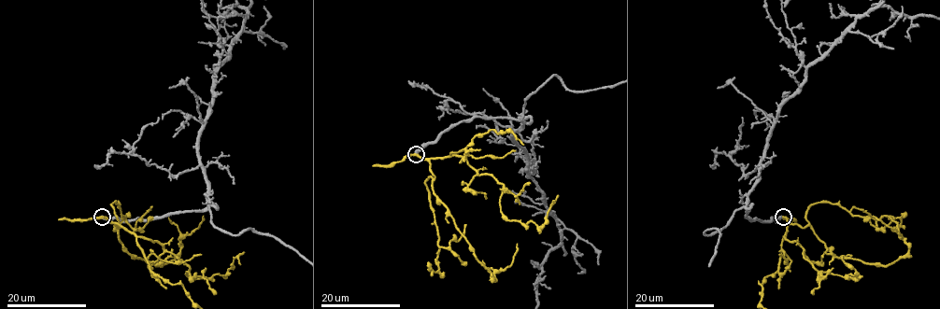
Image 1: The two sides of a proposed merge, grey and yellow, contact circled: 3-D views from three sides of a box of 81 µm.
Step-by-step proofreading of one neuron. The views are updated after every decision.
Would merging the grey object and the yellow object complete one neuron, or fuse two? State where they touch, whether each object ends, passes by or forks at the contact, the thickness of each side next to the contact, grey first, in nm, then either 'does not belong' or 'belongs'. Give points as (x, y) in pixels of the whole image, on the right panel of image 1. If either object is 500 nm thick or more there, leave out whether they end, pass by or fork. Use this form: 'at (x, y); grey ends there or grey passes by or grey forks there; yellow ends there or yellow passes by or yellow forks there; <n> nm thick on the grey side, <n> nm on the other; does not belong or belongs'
at (783, 217); grey ends there; yellow passes by; 440 nm thick on the grey side, 320 nm on the other; belongs

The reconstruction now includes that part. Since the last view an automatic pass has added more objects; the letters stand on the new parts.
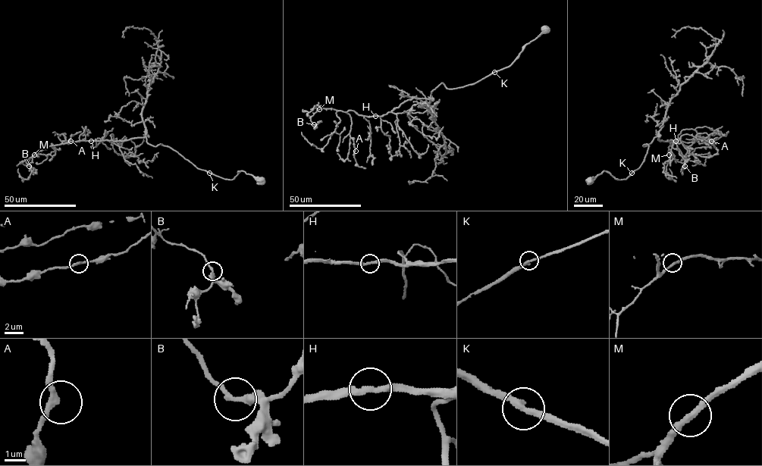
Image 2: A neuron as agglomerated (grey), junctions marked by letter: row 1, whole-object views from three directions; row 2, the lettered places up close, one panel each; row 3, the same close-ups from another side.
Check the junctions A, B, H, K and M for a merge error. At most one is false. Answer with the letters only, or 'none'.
none

